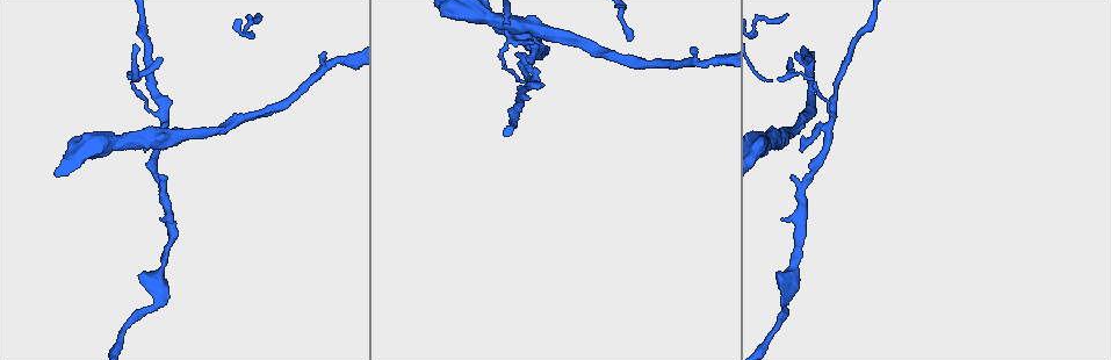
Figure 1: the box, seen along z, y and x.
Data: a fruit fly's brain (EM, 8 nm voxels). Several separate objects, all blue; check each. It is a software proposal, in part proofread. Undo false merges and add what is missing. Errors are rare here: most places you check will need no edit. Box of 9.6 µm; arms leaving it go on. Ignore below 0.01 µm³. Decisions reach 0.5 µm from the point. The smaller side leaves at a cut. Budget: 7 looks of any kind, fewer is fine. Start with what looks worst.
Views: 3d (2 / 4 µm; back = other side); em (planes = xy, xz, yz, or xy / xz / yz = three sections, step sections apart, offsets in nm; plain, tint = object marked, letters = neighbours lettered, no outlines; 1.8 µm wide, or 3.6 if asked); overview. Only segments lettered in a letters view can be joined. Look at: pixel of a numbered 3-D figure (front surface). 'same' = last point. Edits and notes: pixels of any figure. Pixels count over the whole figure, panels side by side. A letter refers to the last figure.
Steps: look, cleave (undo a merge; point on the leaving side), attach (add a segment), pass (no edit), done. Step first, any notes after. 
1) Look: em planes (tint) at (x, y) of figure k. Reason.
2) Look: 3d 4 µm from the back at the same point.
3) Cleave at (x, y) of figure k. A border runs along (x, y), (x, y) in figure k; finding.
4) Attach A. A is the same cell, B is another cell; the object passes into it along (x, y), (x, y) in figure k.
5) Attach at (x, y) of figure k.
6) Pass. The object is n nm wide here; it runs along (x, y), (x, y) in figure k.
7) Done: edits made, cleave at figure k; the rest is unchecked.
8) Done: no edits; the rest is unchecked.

Look: 3d 4 µm at (697, 48) of figure 1. Free end.

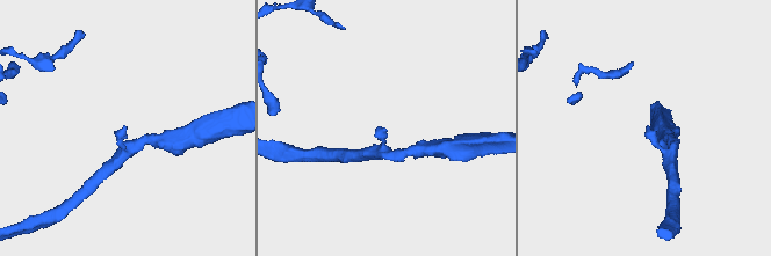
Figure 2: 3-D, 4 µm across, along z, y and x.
Look: em planes (letters) at (126, 127) of figure 2.

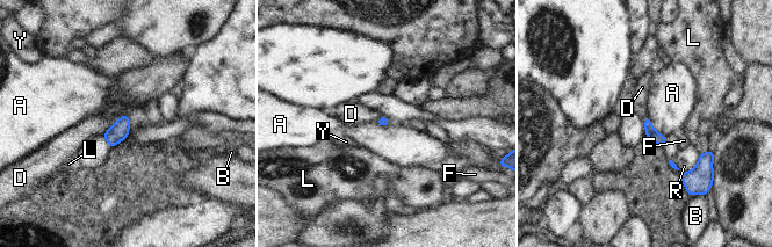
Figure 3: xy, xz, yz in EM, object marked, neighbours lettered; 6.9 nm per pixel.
Pass. A, B, D, F, L, R and Y are other cells; a border runs along (647, 115), (651, 125), (666, 136) in figure 3; none of them fits.

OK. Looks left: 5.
Look: 3d 4 µm at (160, 116) of figure 1. Thin neck.

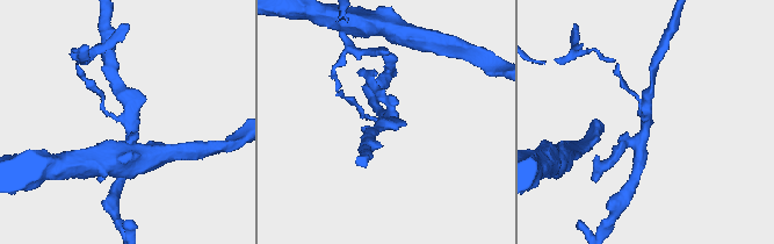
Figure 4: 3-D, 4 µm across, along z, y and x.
Look: em planes (tint) at (384, 122) of figure 4. Shape alone is not enough.

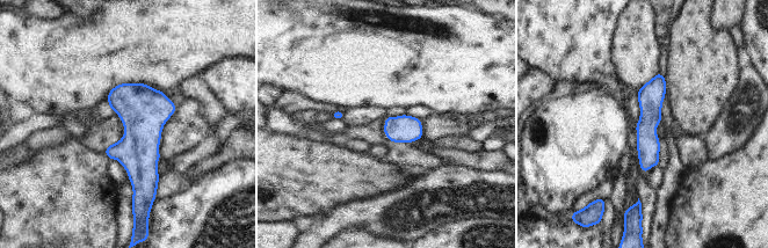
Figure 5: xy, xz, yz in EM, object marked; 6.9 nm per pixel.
Look: em planes (letters) at the same point. See the neighbours.

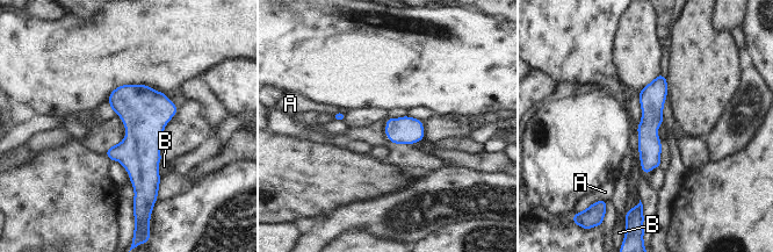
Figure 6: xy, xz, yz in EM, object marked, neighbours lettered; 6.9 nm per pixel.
Pass. The object is 160 nm wide here; A and B are other cells; a border runs along (161, 158), (158, 164), (160, 177) in figure 6; continuous, no second neuron.

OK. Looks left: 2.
Look: em planes (letters) at (160, 219) of figure 1. Tapers out.

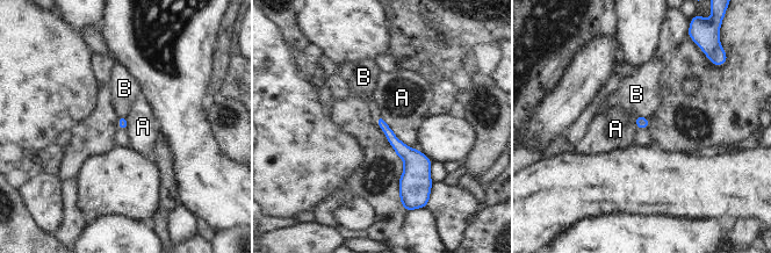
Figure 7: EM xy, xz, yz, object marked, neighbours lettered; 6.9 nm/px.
Pass. A and B are other cells; a border runs along (379, 114), (394, 135), (412, 149) in figure 7; no lettered segment goes on from it.

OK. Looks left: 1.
Done: no edits; the rest is unchecked.

